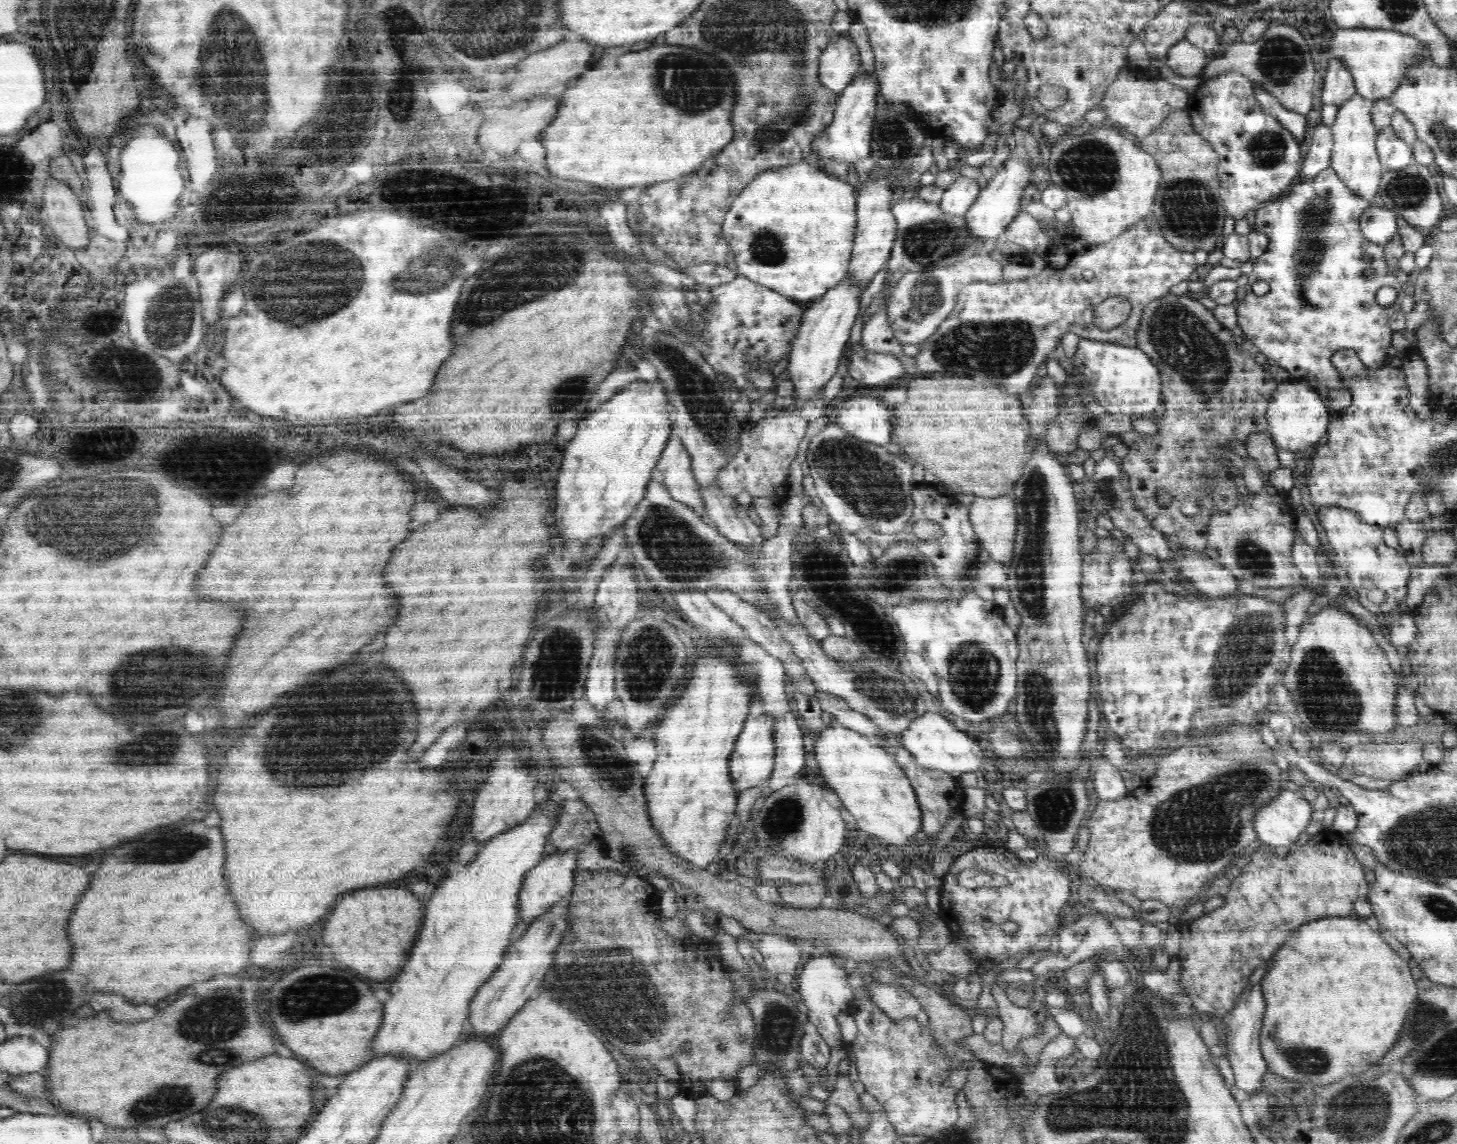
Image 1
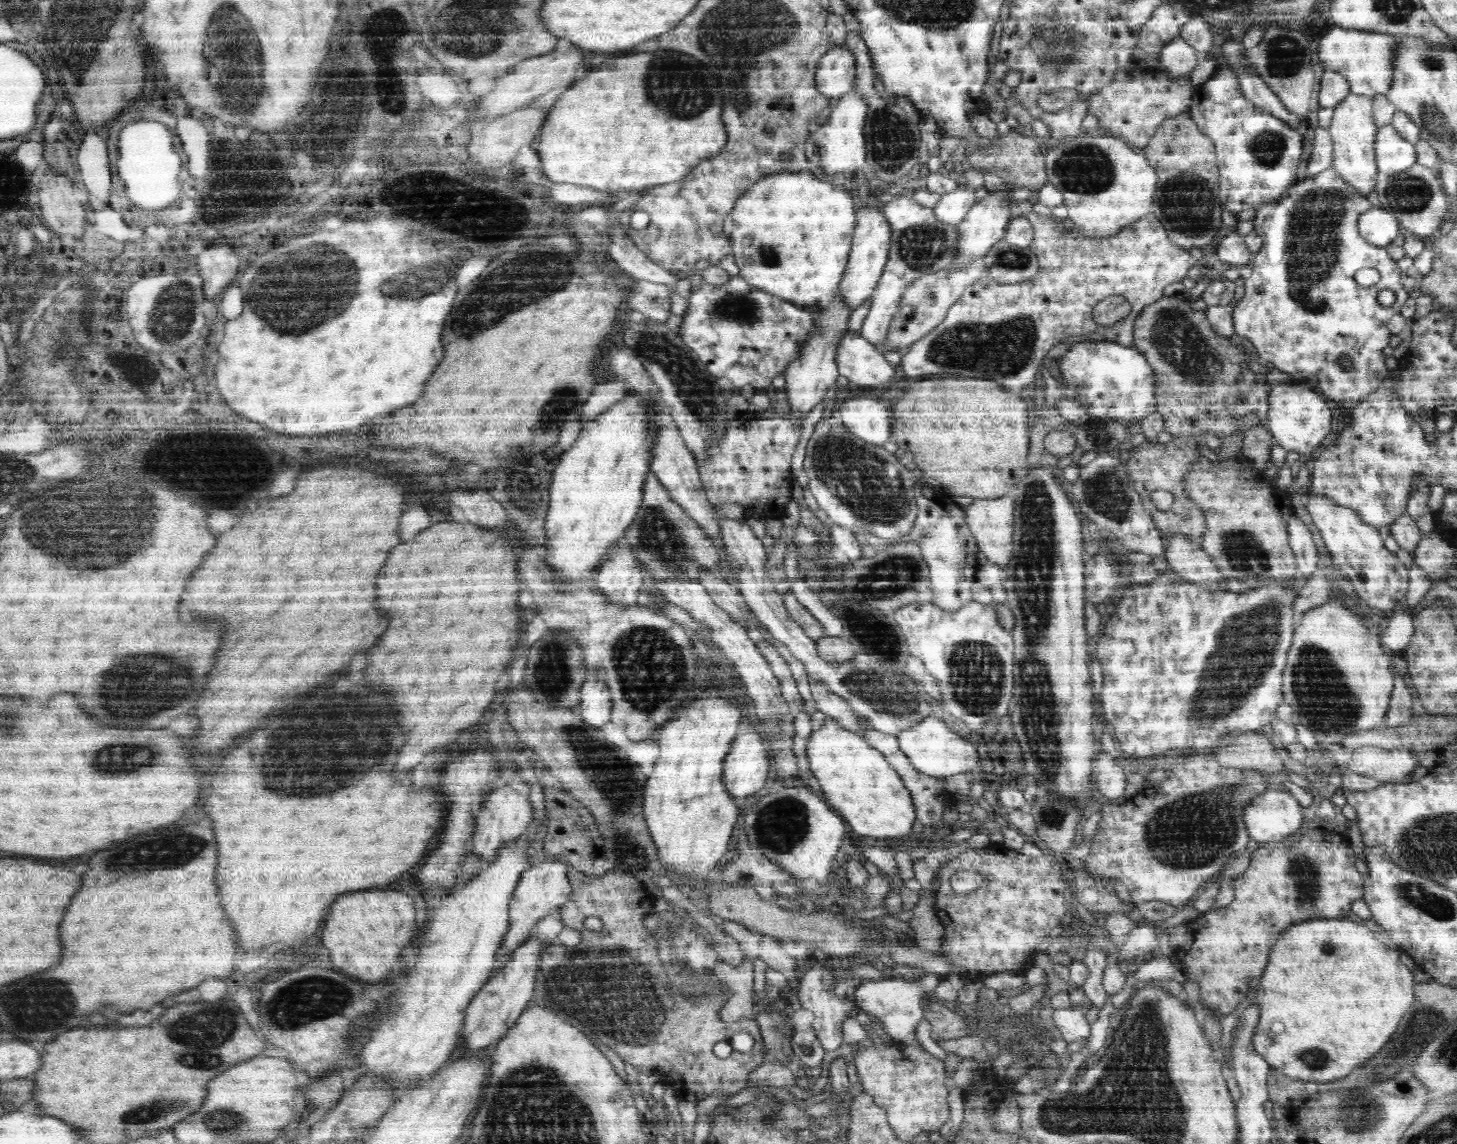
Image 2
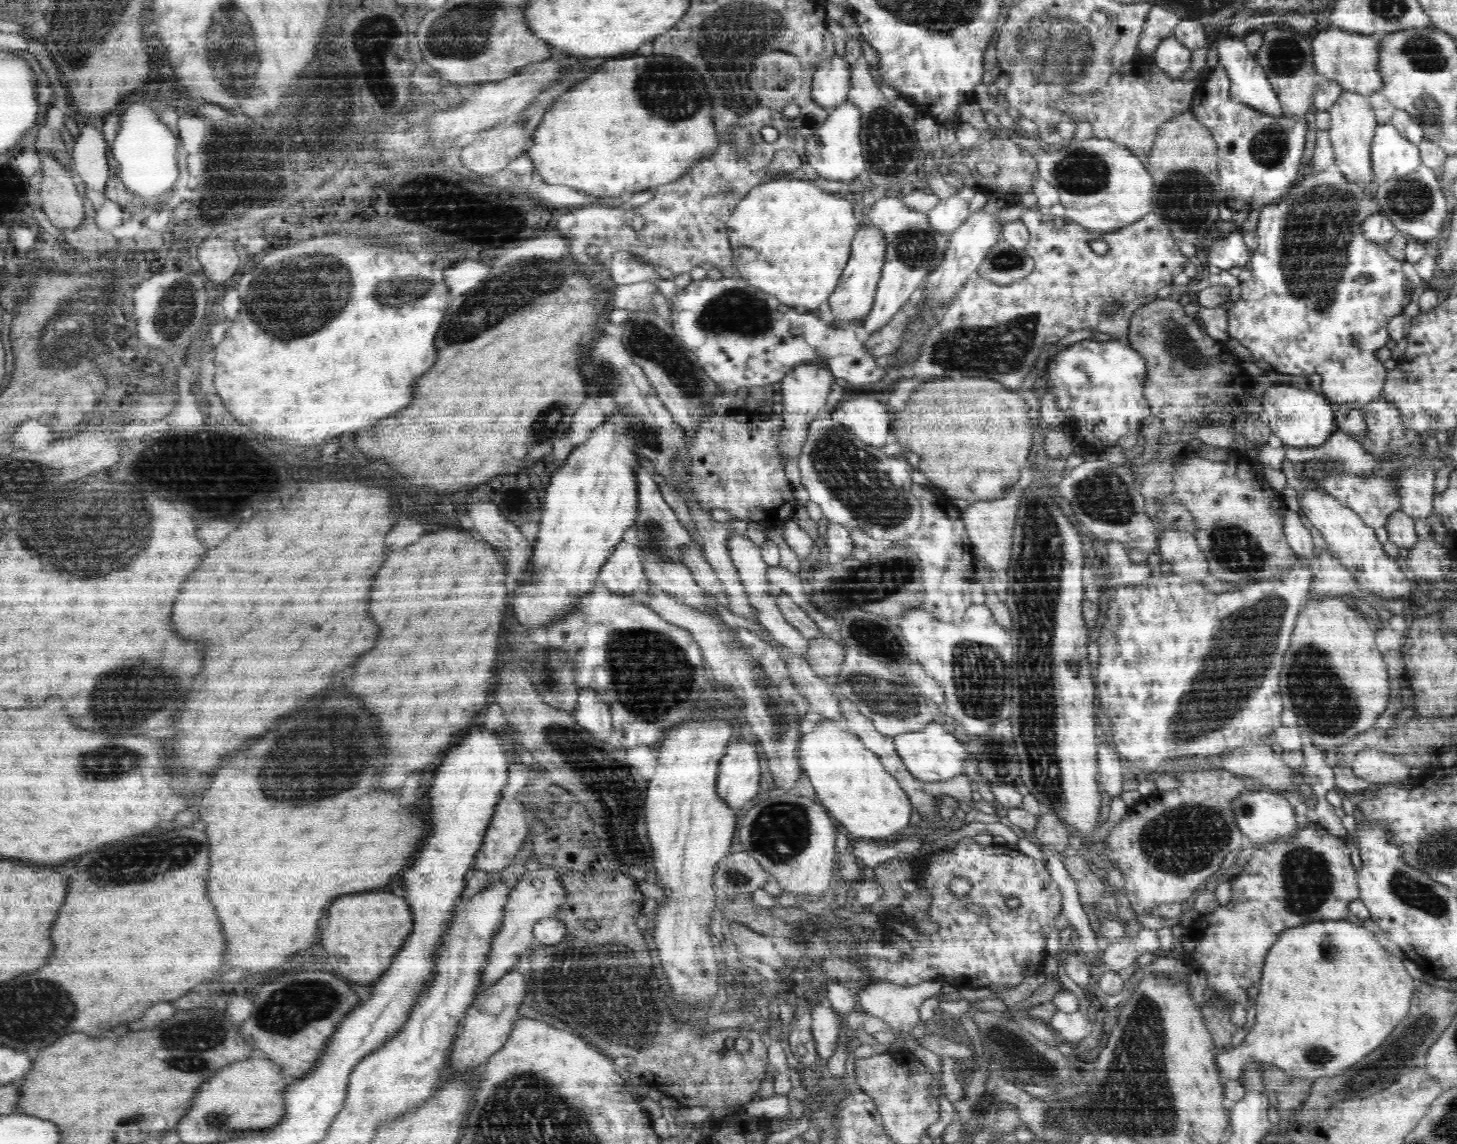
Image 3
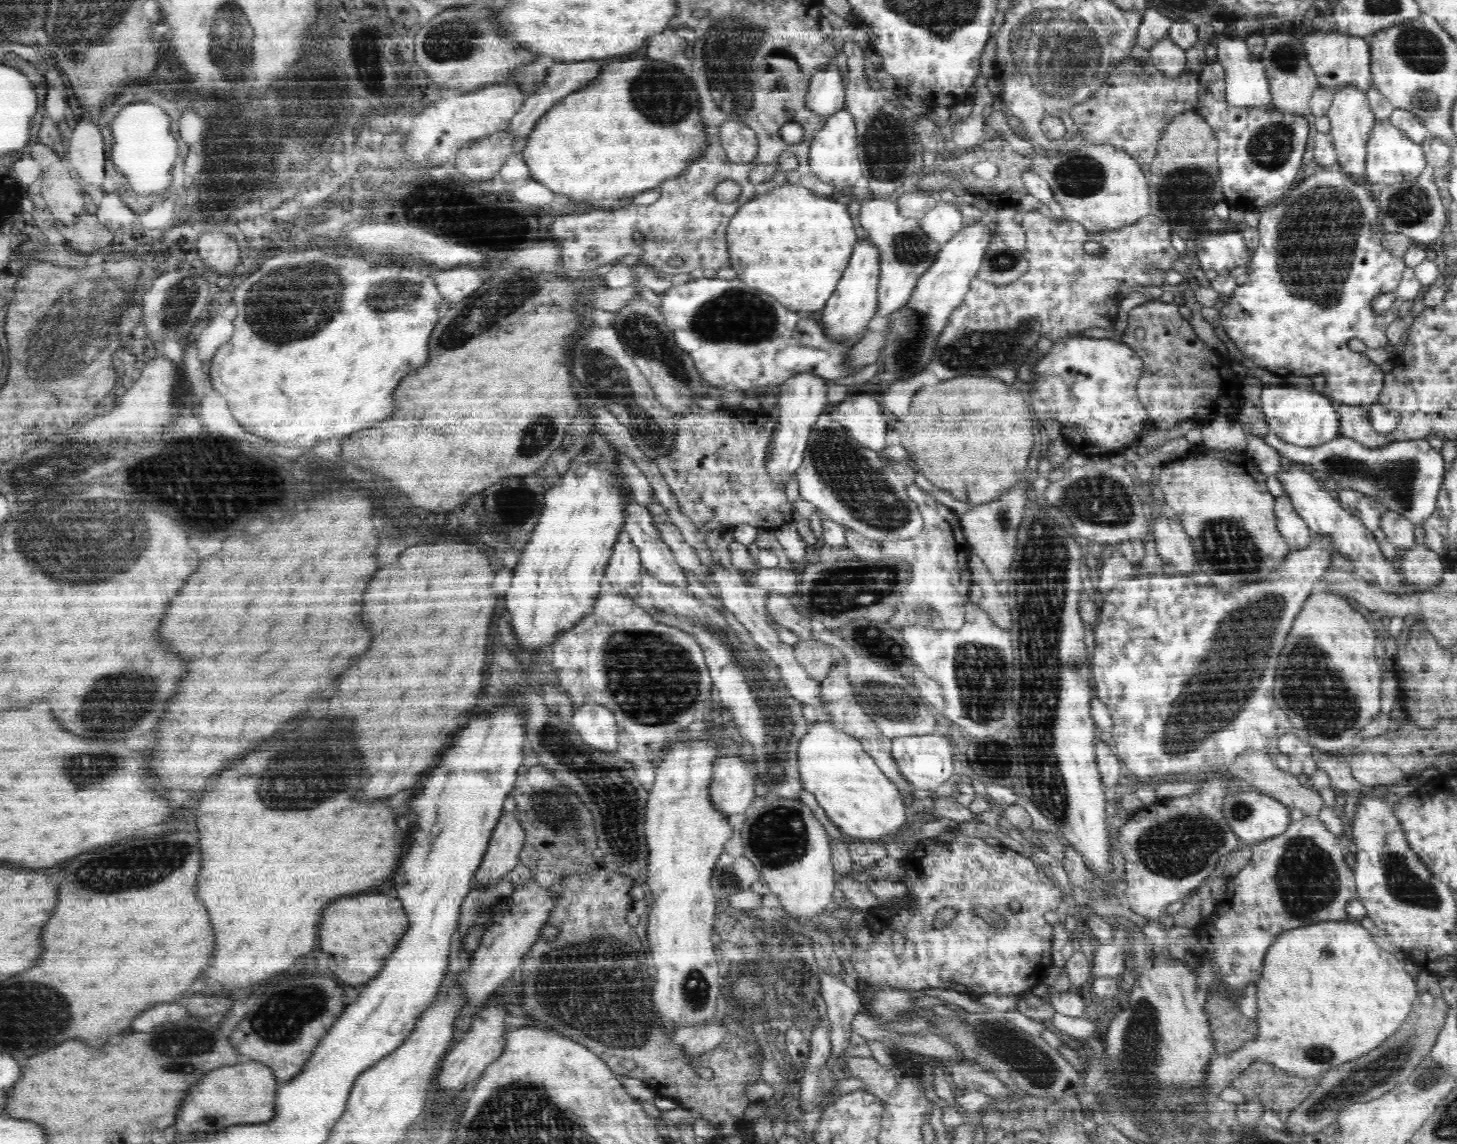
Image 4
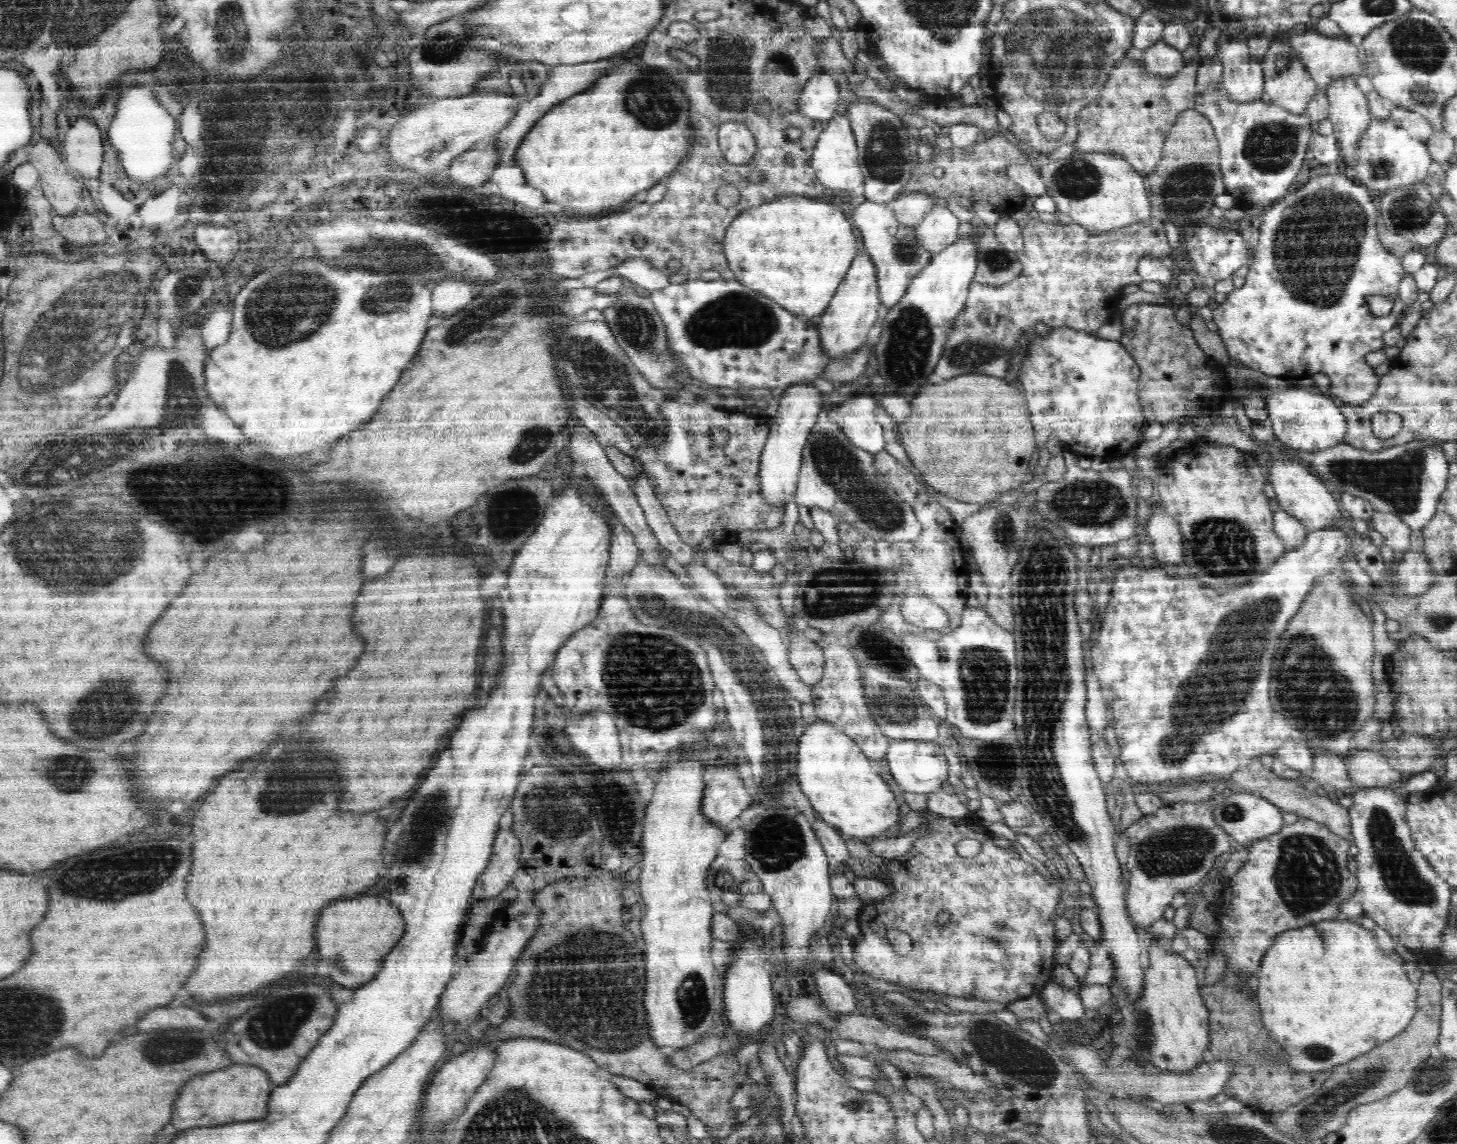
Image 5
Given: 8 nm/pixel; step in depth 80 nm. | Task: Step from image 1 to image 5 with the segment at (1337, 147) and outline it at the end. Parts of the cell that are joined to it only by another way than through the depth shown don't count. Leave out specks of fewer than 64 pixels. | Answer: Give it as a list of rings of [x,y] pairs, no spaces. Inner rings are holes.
[[[1340,80],[1336,81],[1326,88],[1324,93],[1329,102],[1329,121],[1334,124],[1333,135],[1337,139],[1337,147],[1341,150],[1341,157],[1344,167],[1351,171],[1356,169],[1359,164],[1359,142],[1364,133],[1367,132],[1371,125],[1373,116],[1368,108],[1366,93],[1362,92],[1356,81]]]

